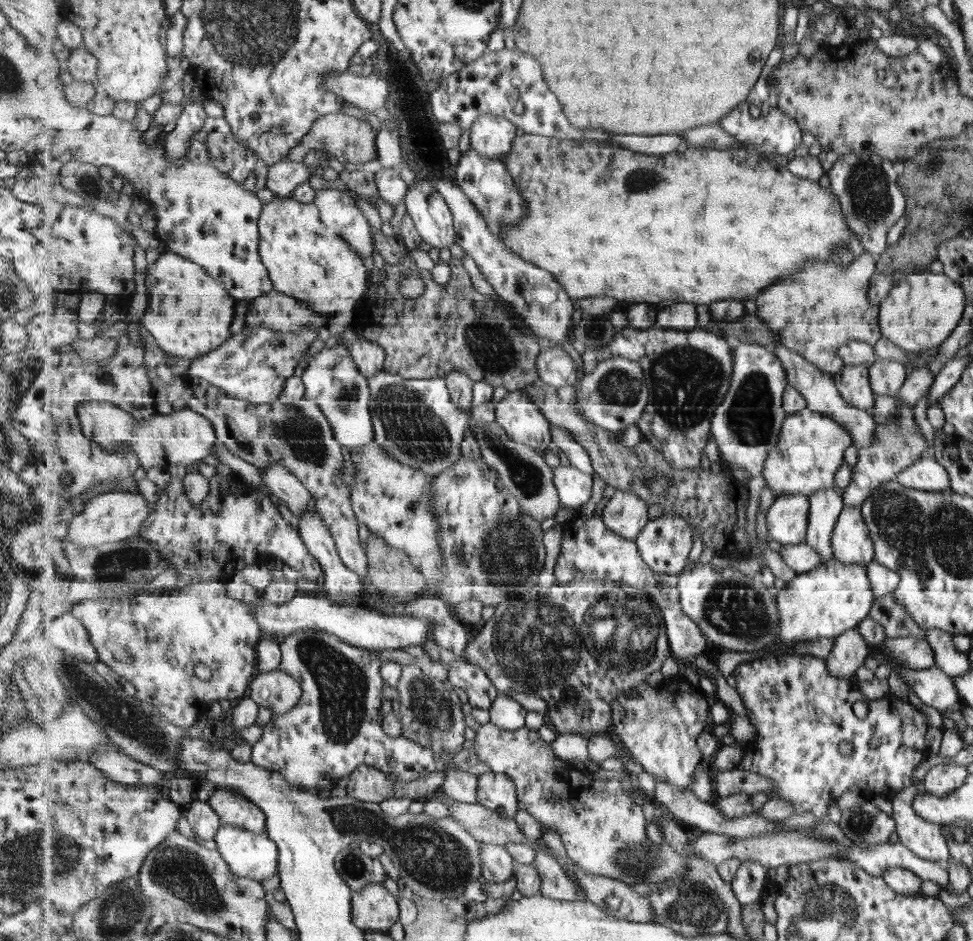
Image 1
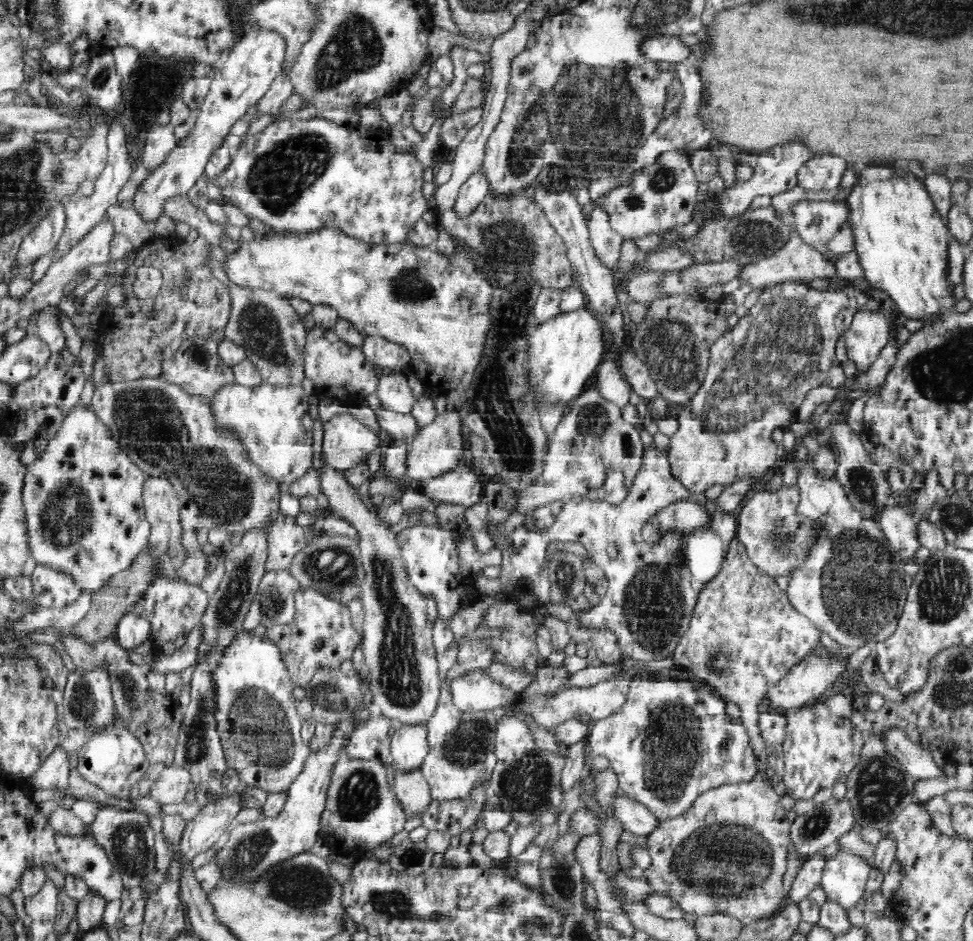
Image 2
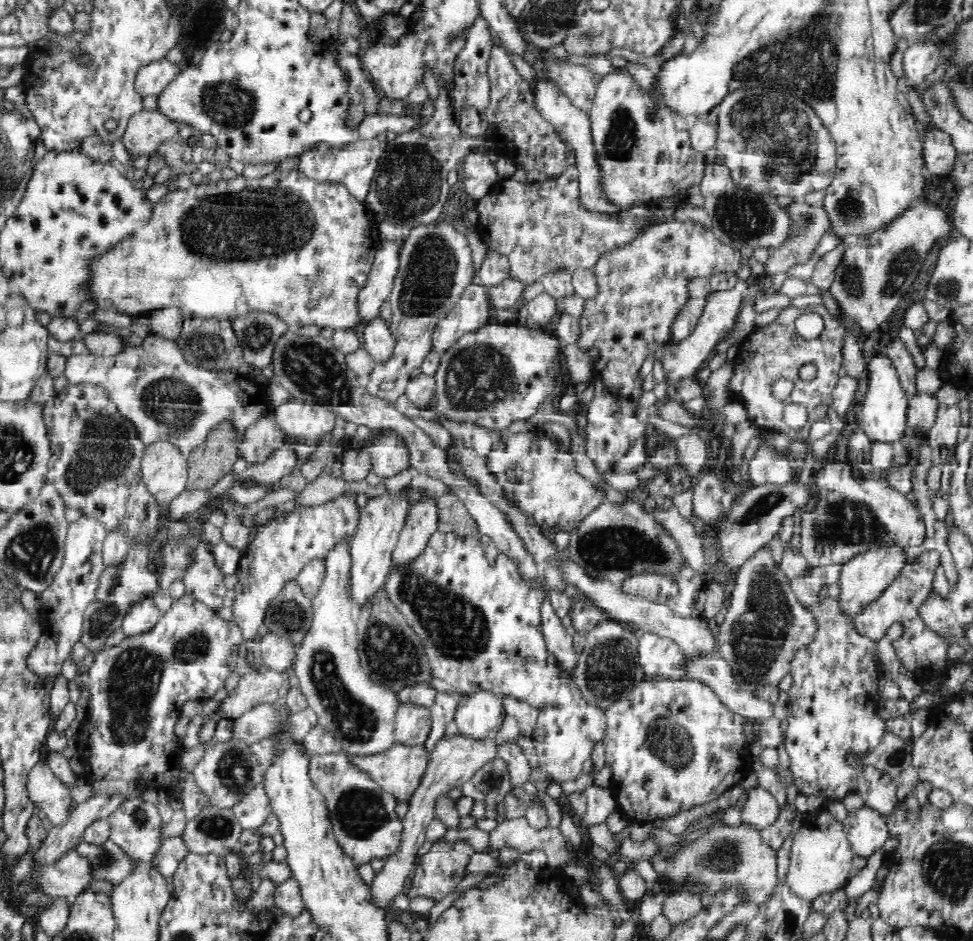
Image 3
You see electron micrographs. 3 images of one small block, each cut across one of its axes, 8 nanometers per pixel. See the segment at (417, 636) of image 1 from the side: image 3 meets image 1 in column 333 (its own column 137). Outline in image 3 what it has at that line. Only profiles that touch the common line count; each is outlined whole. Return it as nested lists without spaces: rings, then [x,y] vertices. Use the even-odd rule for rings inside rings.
[[[146,595],[128,609],[123,616],[121,628],[125,636],[136,636],[142,632],[148,632],[162,615],[151,595]]]

